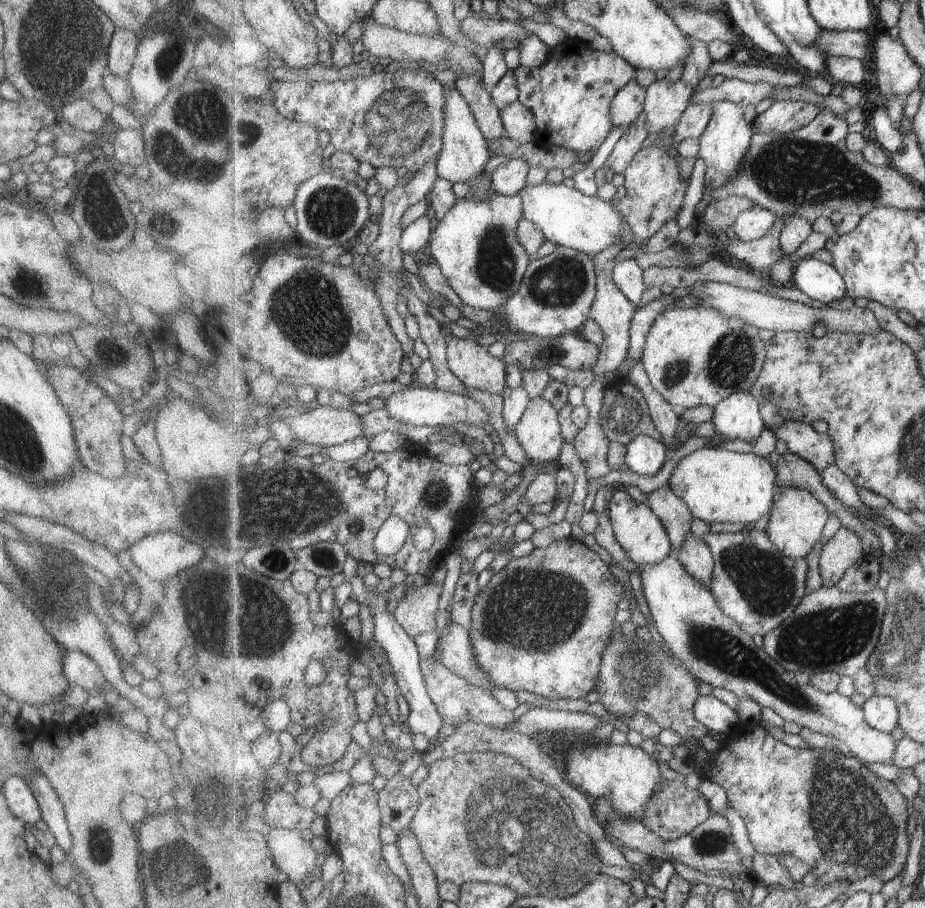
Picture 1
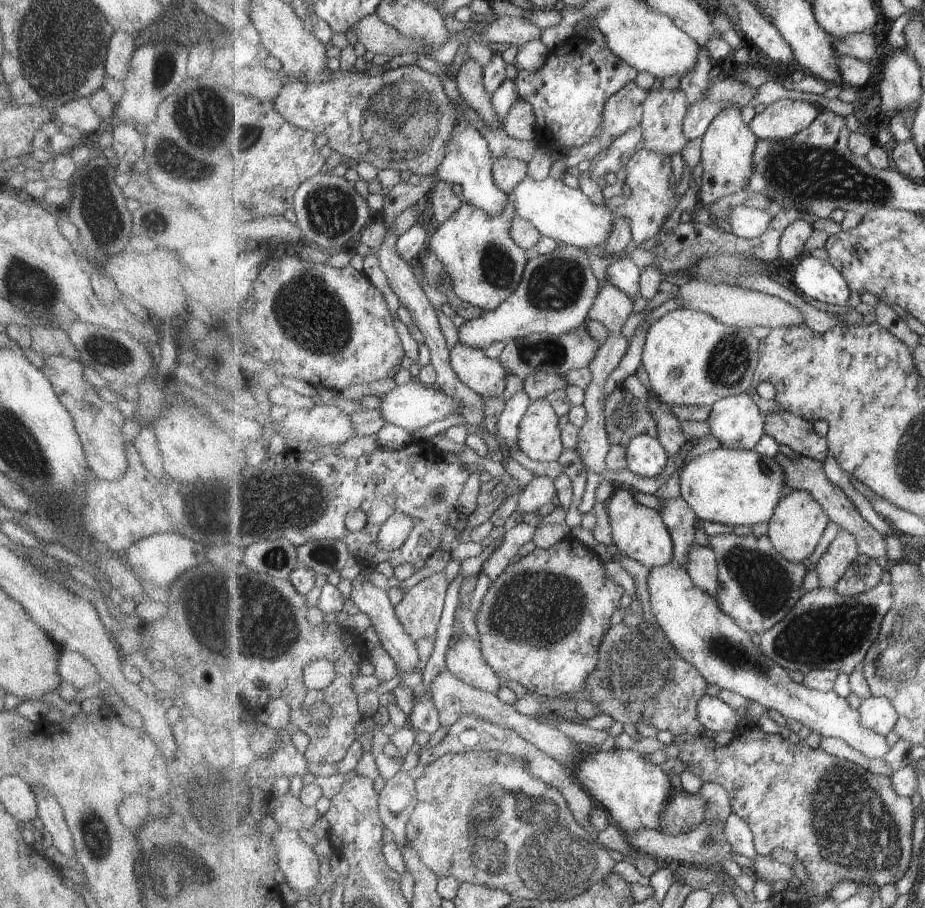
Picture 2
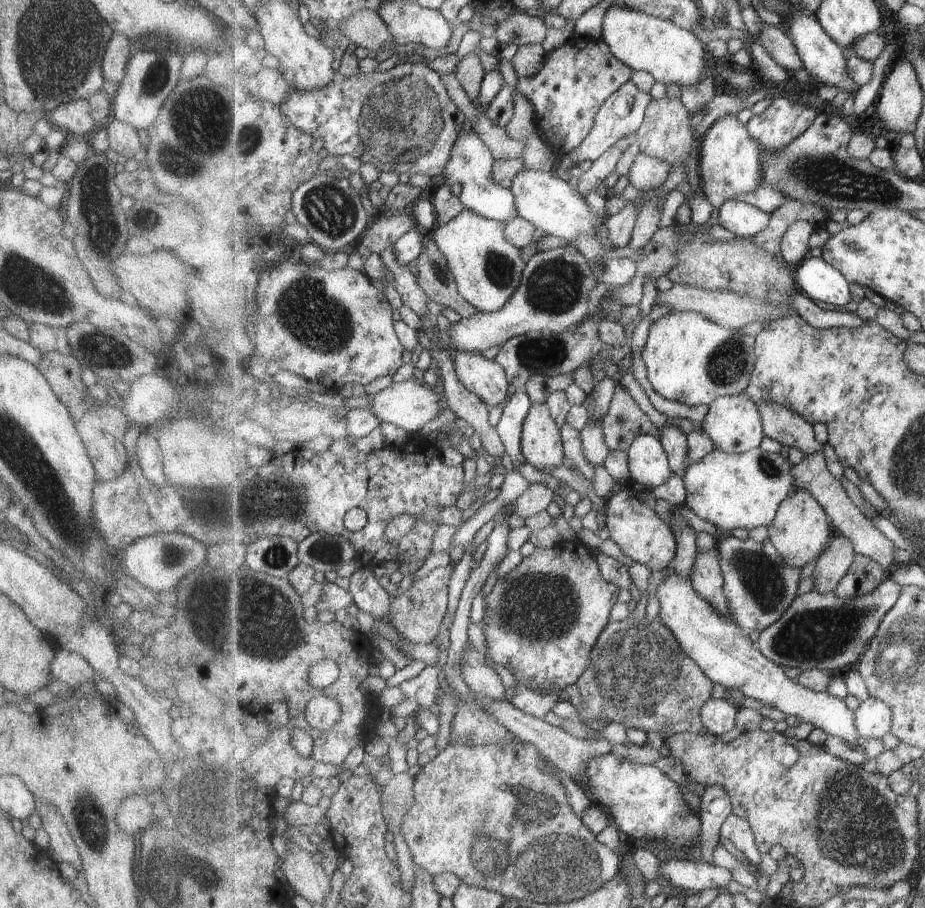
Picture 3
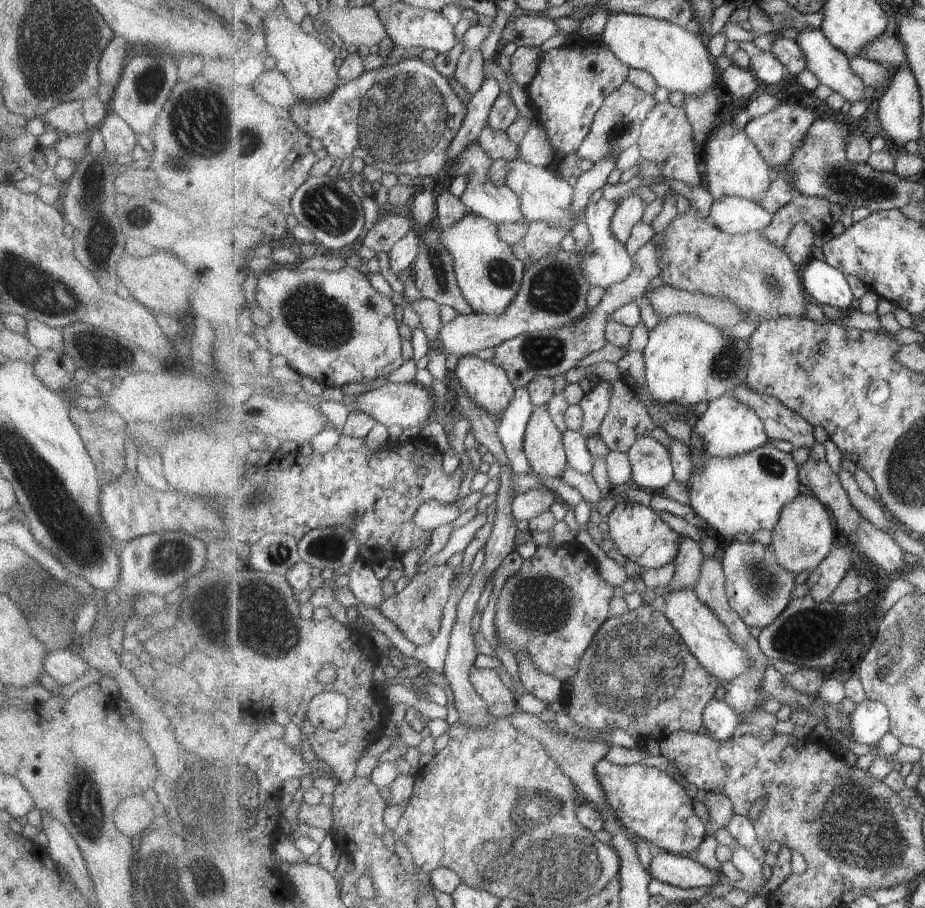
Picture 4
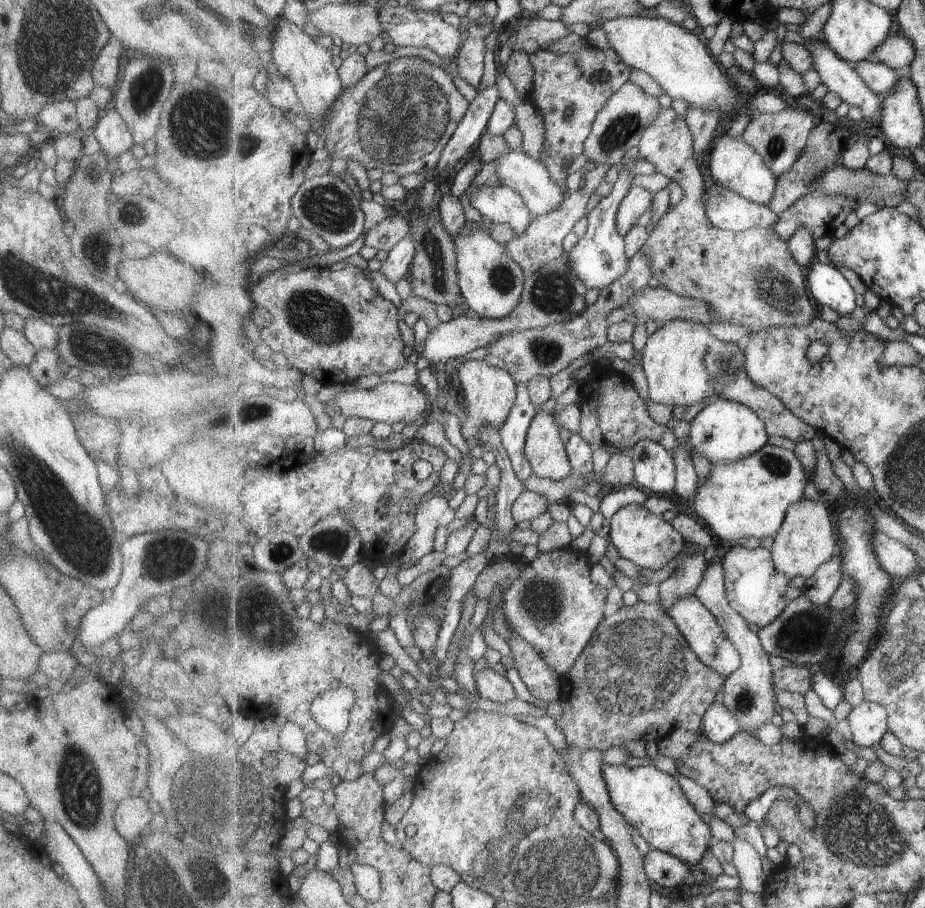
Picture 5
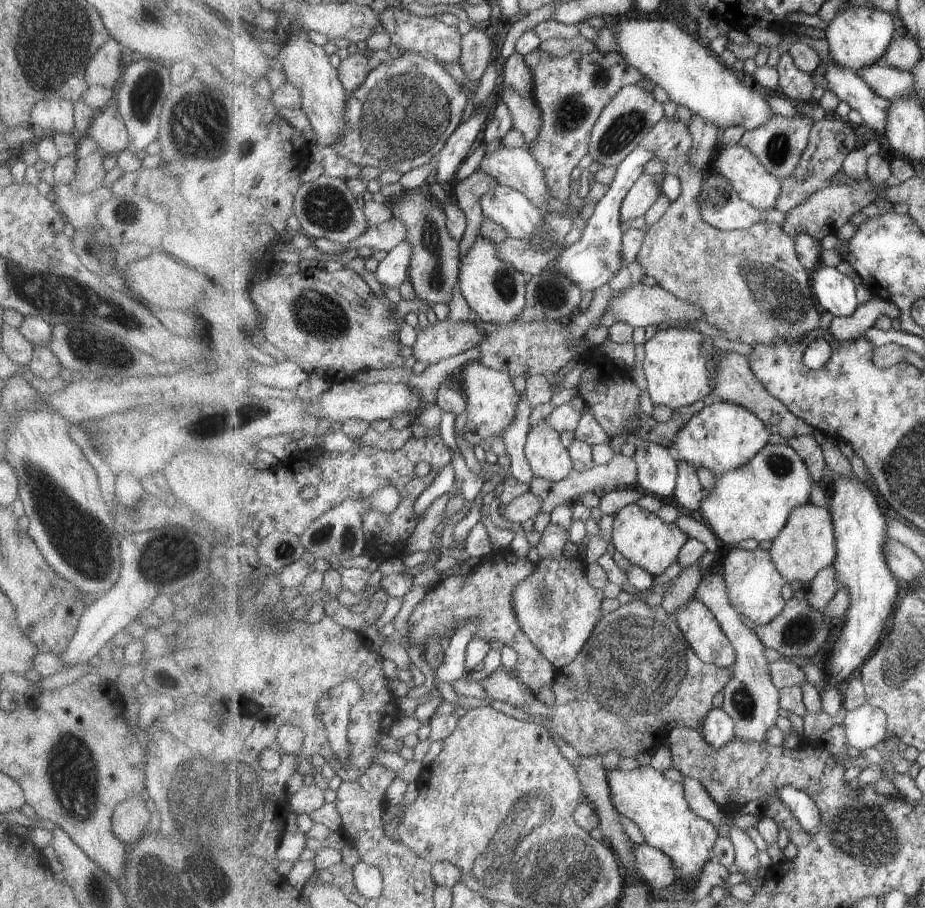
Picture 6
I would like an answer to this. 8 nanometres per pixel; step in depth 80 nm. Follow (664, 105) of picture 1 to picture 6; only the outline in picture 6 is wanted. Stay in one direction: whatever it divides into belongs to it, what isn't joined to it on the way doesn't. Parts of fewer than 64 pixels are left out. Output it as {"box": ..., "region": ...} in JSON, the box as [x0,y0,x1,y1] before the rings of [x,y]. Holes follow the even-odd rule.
{"box":[638,117,822,345],"region":[[[663,117],[642,139],[639,146],[644,146],[651,152],[655,153],[657,159],[664,162],[663,174],[674,174],[677,176],[681,182],[681,193],[675,202],[671,203],[669,207],[664,212],[664,215],[656,222],[650,226],[650,229],[646,233],[646,239],[644,240],[642,249],[639,251],[638,260],[642,262],[642,265],[646,266],[647,274],[652,276],[657,280],[657,284],[663,287],[665,290],[671,292],[680,298],[681,300],[695,303],[699,305],[705,311],[705,321],[708,324],[715,324],[715,326],[727,333],[732,337],[731,340],[737,340],[738,342],[746,342],[749,345],[754,345],[755,343],[767,343],[773,344],[778,341],[779,338],[792,340],[799,340],[802,336],[806,336],[812,330],[819,328],[821,326],[821,314],[822,310],[817,303],[812,291],[812,278],[811,272],[807,270],[804,264],[799,258],[798,251],[796,250],[796,240],[790,234],[783,230],[781,225],[776,225],[773,223],[757,223],[748,229],[741,229],[736,231],[724,231],[714,226],[711,226],[702,217],[702,206],[700,205],[700,196],[703,190],[703,183],[705,178],[690,159],[691,149],[694,145],[694,138],[689,130],[688,124],[684,123],[680,119],[673,120],[671,118]]]}

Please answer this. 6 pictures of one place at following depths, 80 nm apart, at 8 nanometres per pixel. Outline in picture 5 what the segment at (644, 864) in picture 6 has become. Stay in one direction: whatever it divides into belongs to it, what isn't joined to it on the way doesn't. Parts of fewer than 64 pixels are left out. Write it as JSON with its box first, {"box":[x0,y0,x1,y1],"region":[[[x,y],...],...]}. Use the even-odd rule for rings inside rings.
{"box":[645,848,708,889],"region":[[[653,848],[645,857],[645,866],[649,878],[668,889],[677,888],[684,884],[685,887],[701,885],[706,882],[708,876],[701,868],[675,855]]]}

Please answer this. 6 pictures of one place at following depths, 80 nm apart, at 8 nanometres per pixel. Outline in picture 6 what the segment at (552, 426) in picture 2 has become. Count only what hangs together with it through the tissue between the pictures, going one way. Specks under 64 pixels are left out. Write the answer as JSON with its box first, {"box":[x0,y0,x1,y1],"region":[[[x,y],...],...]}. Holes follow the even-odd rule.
{"box":[526,418,573,482],"region":[[[546,418],[532,426],[526,455],[537,477],[559,482],[573,470],[570,450],[563,444],[560,432]]]}

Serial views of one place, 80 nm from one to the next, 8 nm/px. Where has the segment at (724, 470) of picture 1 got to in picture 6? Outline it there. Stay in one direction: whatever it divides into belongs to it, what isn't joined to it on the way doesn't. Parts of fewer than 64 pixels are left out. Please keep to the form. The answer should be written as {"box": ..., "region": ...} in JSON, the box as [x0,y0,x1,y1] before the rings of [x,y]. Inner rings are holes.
{"box":[699,443,815,544],"region":[[[768,443],[746,465],[718,474],[715,479],[715,486],[702,498],[699,512],[717,538],[727,544],[739,544],[747,538],[774,541],[791,511],[809,503],[815,484],[805,461],[791,445]]]}

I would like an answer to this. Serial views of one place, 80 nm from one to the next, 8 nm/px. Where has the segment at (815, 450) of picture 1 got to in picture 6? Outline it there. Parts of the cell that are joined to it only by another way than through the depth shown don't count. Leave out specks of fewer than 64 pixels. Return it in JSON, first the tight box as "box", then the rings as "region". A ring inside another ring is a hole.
{"box":[714,352,816,439],"region":[[[724,352],[724,358],[718,363],[716,371],[716,386],[714,390],[718,399],[747,407],[753,411],[768,426],[771,434],[780,434],[786,439],[812,435],[816,428],[807,424],[801,417],[795,416],[789,407],[781,402],[771,391],[754,375],[750,358],[738,353]]]}

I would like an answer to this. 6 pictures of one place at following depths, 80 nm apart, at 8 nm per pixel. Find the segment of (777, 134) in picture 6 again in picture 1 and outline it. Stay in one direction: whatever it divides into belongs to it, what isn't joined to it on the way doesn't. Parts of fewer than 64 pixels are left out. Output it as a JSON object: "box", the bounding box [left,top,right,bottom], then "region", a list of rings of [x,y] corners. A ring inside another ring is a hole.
{"box":[754,101,822,133],"region":[[[774,101],[755,120],[754,126],[761,132],[790,133],[813,122],[822,110],[815,104],[803,101]]]}

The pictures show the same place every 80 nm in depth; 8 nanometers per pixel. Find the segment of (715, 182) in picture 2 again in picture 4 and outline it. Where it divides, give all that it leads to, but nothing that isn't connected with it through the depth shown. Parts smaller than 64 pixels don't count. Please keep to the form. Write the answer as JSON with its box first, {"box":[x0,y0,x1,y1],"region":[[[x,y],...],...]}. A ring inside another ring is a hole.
{"box":[702,122,775,202],"region":[[[726,122],[712,132],[706,140],[705,153],[702,158],[705,163],[707,188],[715,200],[721,196],[735,196],[756,202],[766,195],[775,178],[772,166],[766,161],[759,147],[748,137],[746,130],[734,122]]]}

